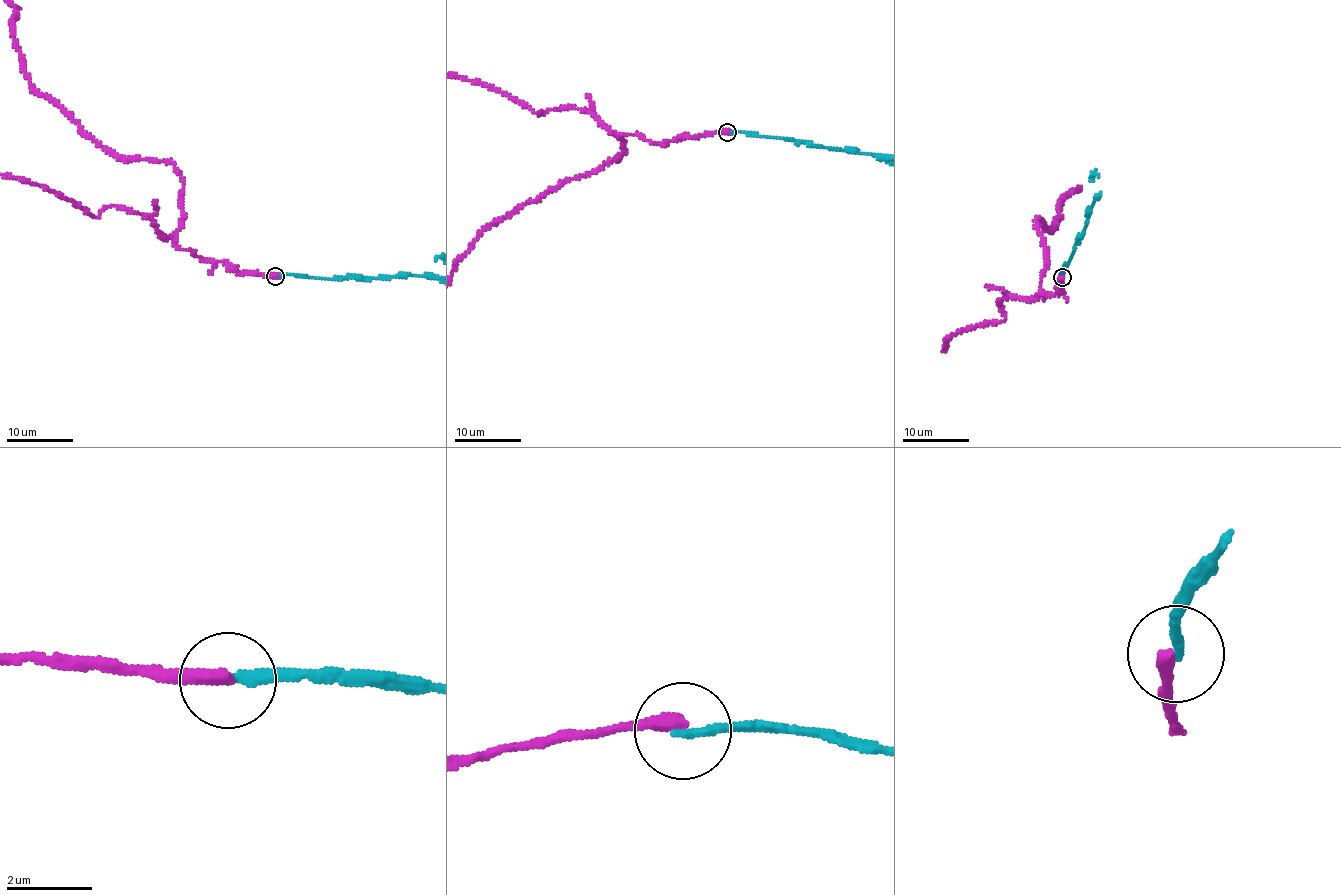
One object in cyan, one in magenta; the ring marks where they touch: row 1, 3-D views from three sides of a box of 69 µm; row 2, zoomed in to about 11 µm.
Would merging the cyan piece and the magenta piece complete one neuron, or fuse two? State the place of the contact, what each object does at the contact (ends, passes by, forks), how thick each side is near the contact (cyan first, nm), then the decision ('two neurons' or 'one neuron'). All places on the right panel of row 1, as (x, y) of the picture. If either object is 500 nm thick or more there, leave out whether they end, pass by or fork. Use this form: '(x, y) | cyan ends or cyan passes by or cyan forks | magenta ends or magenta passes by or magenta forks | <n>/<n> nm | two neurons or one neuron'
(1062, 277) | cyan ends | magenta ends | 220/320 nm | two neurons

